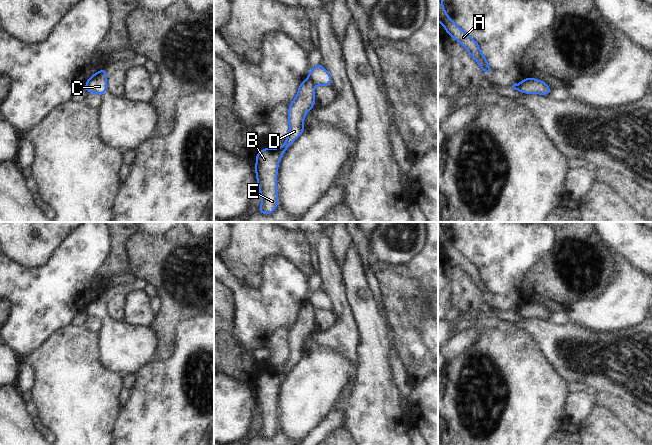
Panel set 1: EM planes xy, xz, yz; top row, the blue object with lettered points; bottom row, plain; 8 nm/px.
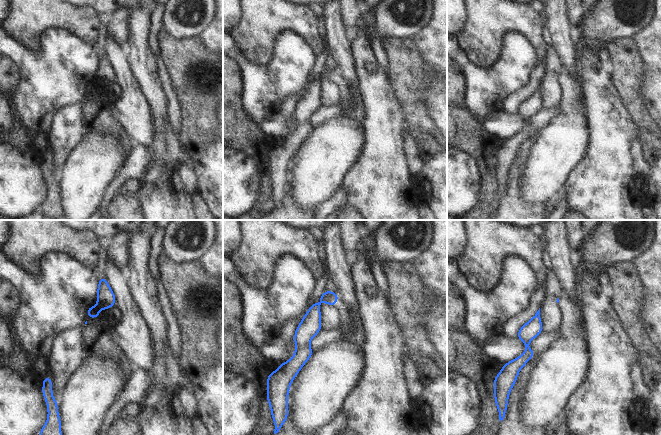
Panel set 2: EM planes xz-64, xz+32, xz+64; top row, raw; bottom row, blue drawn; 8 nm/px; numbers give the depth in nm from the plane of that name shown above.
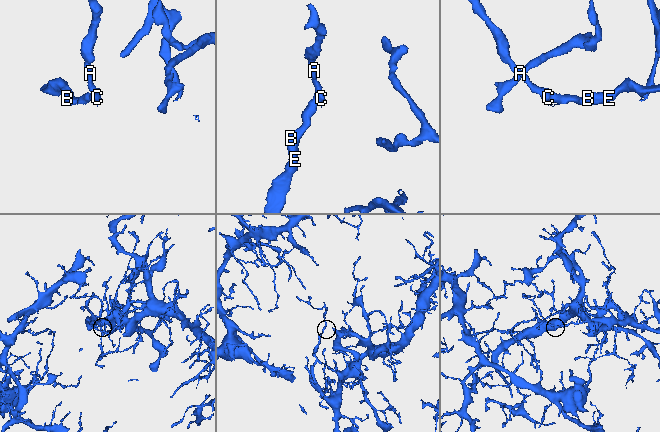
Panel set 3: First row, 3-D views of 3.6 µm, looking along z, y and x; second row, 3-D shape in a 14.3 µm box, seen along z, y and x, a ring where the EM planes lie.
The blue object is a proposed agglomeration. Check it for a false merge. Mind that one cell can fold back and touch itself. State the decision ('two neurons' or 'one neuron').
two neurons

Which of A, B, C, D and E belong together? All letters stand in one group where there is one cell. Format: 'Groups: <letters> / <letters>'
Groups: A C / B D E.

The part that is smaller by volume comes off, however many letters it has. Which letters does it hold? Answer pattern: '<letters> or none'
A, C

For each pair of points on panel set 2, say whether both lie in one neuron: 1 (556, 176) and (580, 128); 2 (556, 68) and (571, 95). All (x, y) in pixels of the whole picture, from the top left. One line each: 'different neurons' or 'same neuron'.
1: same neuron
2: different neurons

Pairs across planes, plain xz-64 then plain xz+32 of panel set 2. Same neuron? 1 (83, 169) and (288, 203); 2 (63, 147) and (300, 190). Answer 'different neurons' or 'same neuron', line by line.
1: different neurons
2: different neurons

